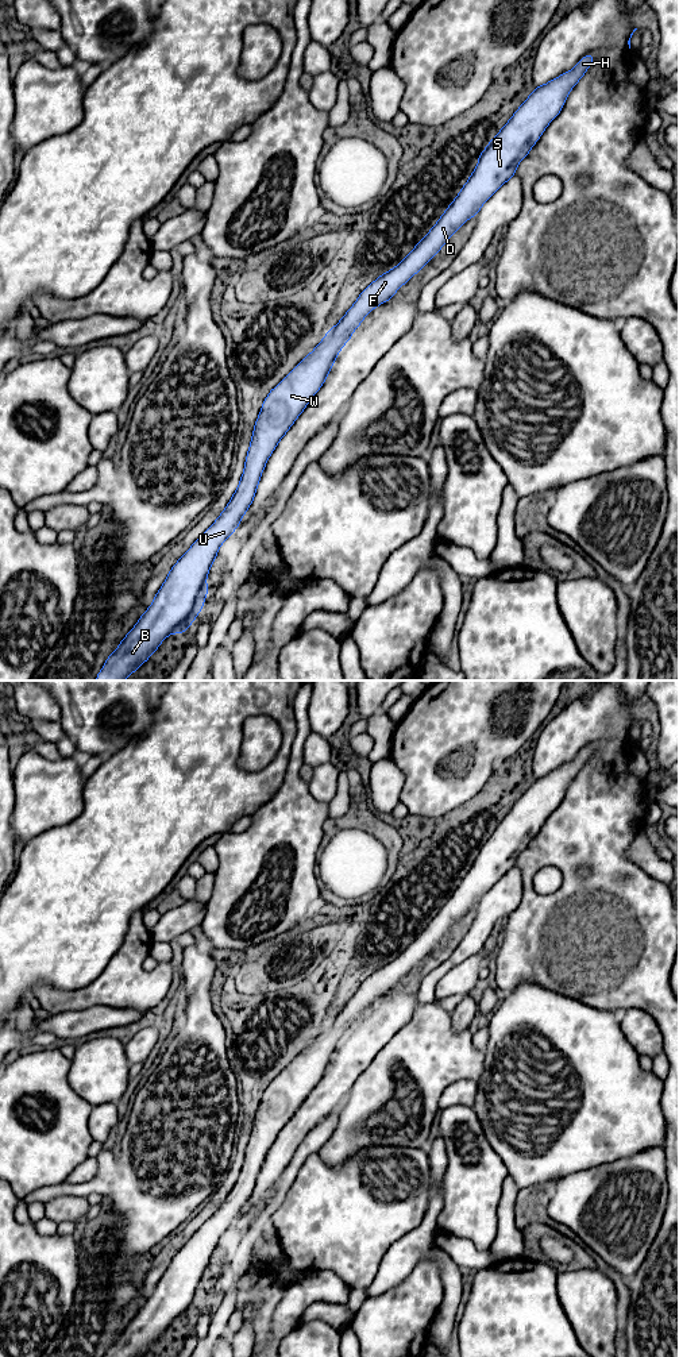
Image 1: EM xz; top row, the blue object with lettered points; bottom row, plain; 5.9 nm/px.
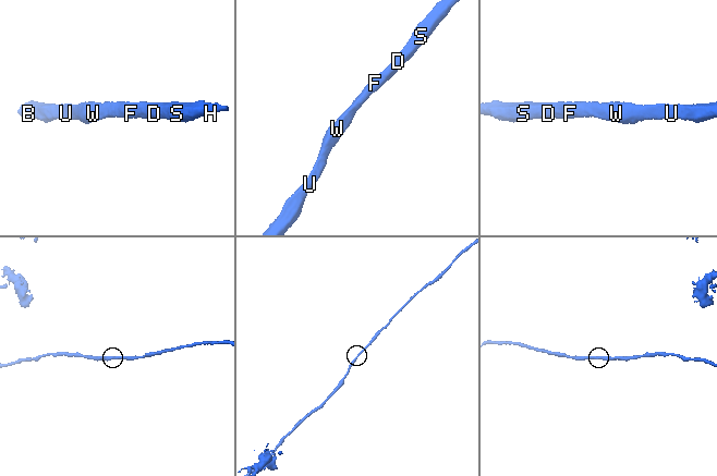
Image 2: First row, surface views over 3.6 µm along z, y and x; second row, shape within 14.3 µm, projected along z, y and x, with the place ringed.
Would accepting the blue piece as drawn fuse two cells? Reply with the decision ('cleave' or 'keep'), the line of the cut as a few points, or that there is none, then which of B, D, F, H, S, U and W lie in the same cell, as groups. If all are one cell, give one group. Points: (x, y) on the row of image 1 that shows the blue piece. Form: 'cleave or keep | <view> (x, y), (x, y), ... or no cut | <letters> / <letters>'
keep | no cut | B D F H S U W

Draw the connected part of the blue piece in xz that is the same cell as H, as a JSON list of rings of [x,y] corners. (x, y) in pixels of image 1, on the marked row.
[[[587,54],[574,69],[536,86],[481,153],[470,178],[431,231],[396,267],[371,282],[315,350],[269,392],[254,424],[244,470],[232,498],[216,521],[170,568],[153,604],[107,658],[96,681],[126,681],[169,635],[182,635],[189,629],[208,595],[207,577],[211,566],[221,544],[240,525],[252,504],[270,455],[327,381],[336,356],[354,331],[374,308],[393,298],[516,176],[518,163],[560,113],[571,89],[586,74],[594,58],[594,54]]]

